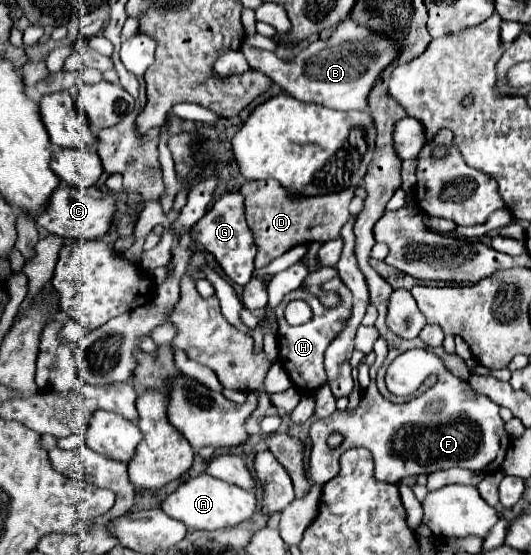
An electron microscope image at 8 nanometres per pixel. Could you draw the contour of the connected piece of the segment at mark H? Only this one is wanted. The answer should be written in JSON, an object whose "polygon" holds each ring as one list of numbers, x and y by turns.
{"polygon":[[334,277,330,281,326,281,322,285,322,289,332,289,332,291,338,291,340,297,342,297,342,305,340,307,334,307,334,309,326,309,320,305,318,297,308,293,304,289,304,285,300,285,298,289,290,291,288,297,292,299,304,299,308,301,308,305,312,307,314,311,314,317,312,321,300,325,300,327,290,327,284,319,284,301,280,301,280,305,276,307,276,321,278,321,278,339,280,339,280,363,282,367,286,369,286,373,290,375,292,383,298,385,302,391,316,391,320,385,326,383,326,371,324,371,324,351,328,349,328,345,334,341,334,337,340,335,340,329,344,329,344,321,348,321,348,313,352,313,352,293,350,289,340,281,340,277]]}

